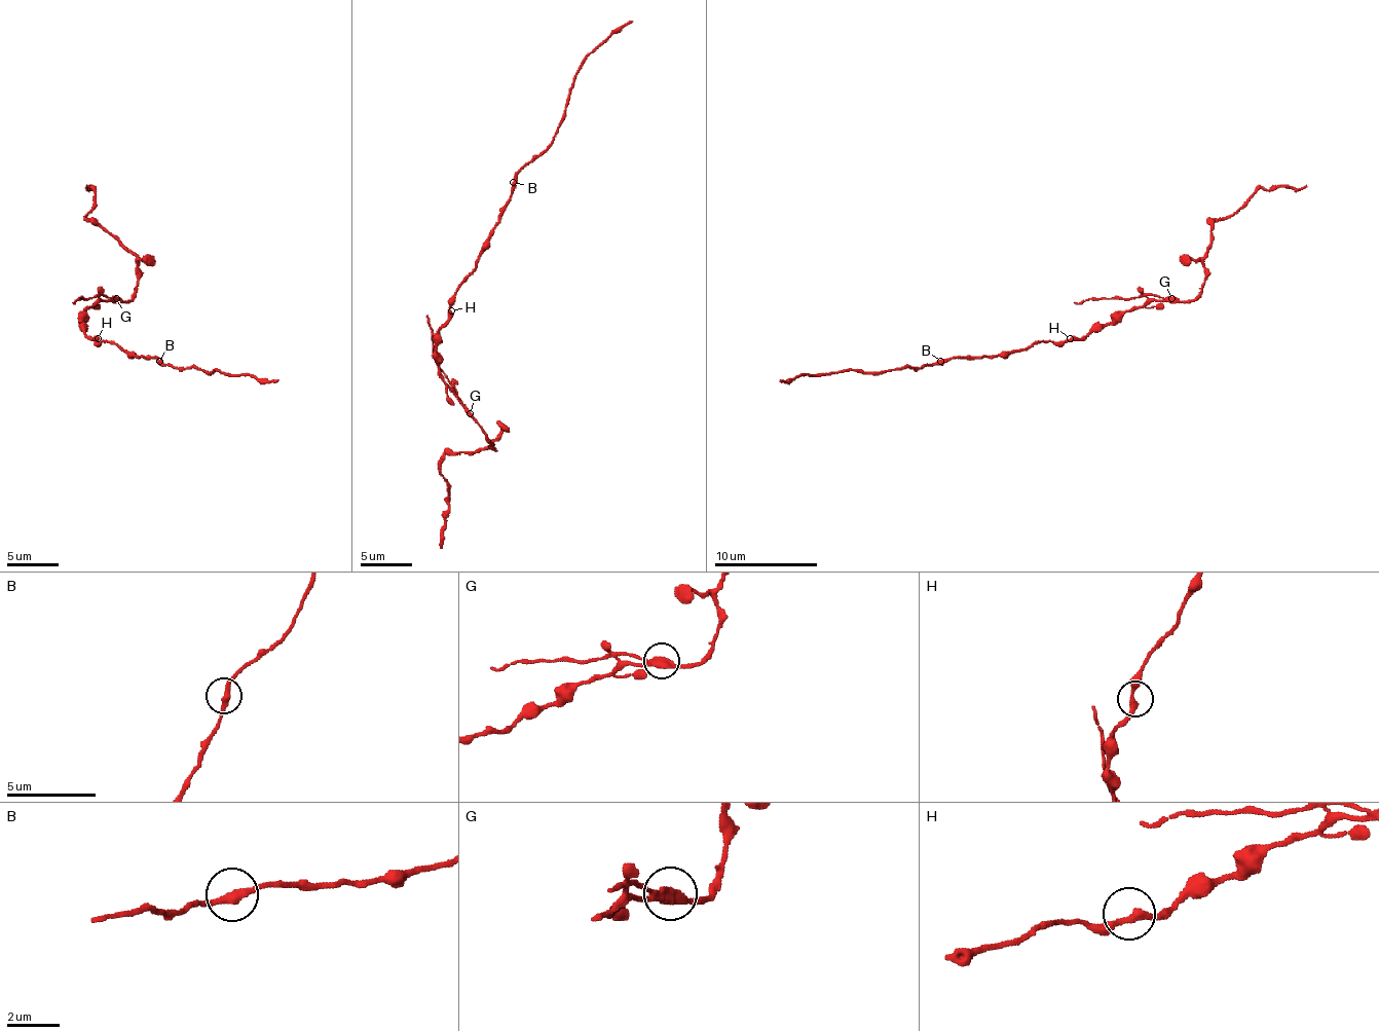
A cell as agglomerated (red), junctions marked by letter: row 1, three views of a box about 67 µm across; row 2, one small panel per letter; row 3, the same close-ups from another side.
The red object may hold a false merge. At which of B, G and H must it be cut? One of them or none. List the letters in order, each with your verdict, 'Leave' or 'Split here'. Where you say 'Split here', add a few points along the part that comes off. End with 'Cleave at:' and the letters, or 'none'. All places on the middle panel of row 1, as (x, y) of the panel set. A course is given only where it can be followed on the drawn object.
B: Leave
G: Split here. Course of the part to remove: (470, 414), (434, 355), (434, 329), (425, 316)
H: Leave
Cleave at: G

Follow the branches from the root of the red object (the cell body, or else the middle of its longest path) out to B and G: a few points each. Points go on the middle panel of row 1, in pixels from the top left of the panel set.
B: (449, 314), (451, 295), (475, 267), (482, 244), (502, 213), (513, 182)
G: (449, 314), (449, 321), (439, 331), (436, 362), (444, 383), (470, 414)

